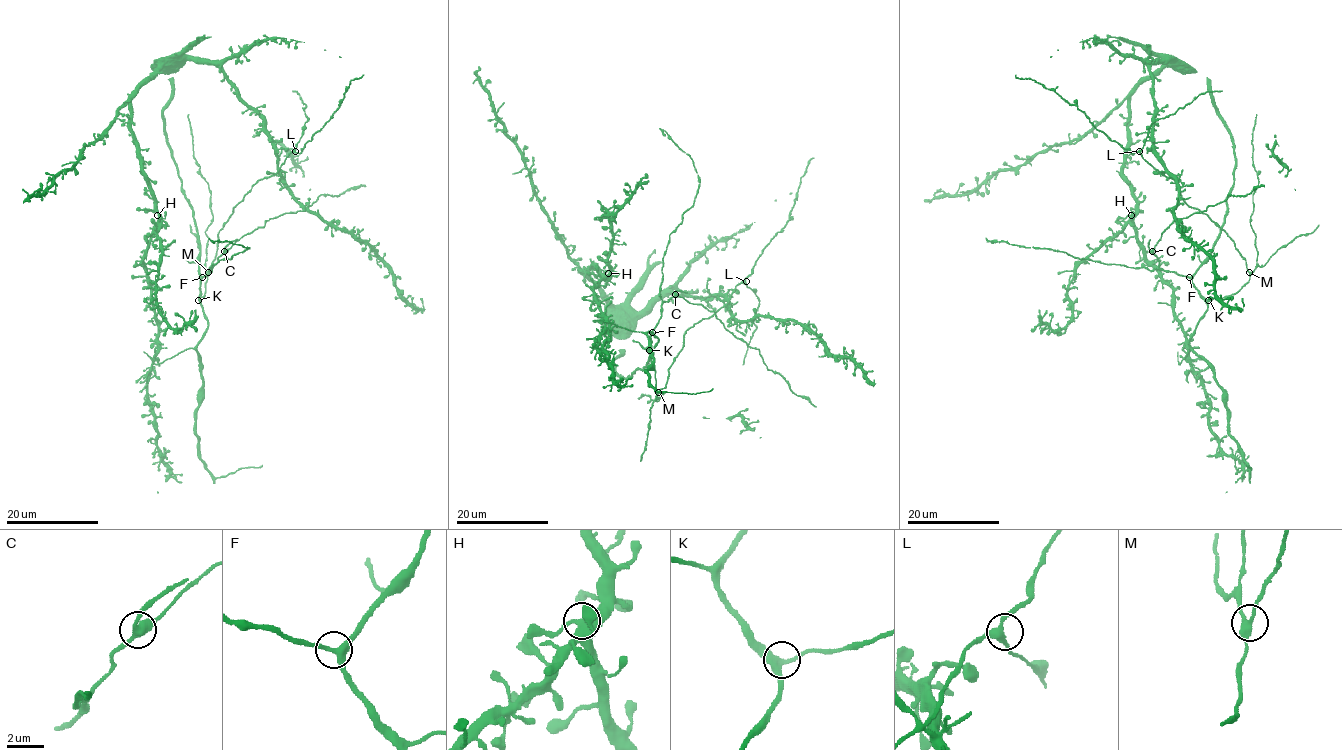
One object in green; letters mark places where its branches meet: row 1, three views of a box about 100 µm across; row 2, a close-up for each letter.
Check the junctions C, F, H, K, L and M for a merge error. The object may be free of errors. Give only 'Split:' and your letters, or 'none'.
Split: none

